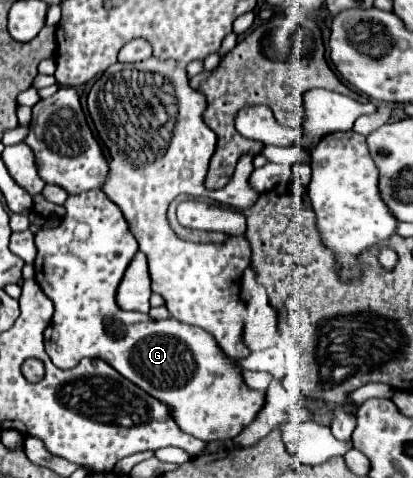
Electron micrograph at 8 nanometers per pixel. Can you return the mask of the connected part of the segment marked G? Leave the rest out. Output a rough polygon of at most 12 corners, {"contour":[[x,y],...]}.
{"contour":[[103,190],[39,230],[53,364],[103,358],[183,432],[263,410],[215,338],[115,304],[137,252]]}

